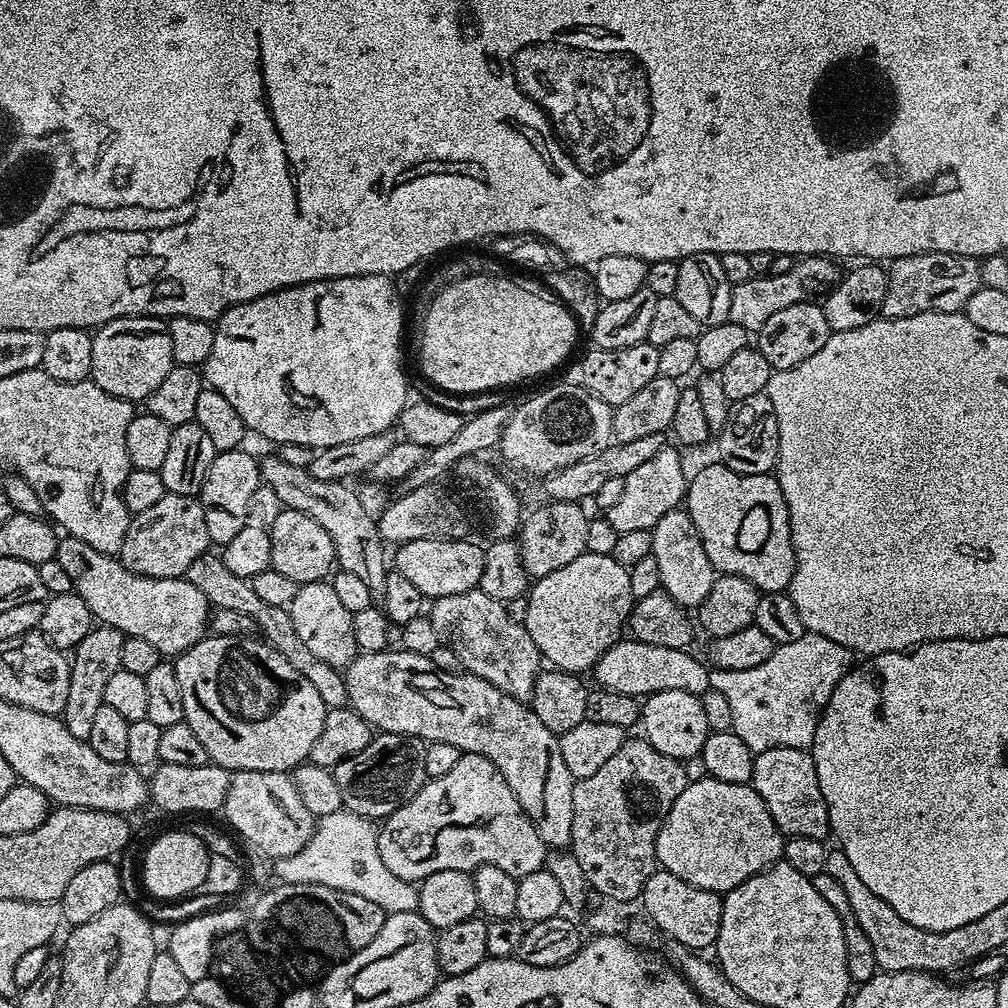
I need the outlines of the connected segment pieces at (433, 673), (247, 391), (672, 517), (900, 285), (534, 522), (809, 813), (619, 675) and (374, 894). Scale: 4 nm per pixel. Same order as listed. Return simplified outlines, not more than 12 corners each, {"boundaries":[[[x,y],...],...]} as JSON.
{"boundaries":[[[360,652],[350,706],[380,732],[490,758],[545,846],[573,778],[525,701],[430,656]],[[393,277],[227,308],[202,365],[245,429],[309,450],[409,403]],[[690,514],[652,527],[660,587],[699,609],[717,578]],[[945,252],[887,265],[883,315],[959,312],[981,261]],[[554,500],[523,517],[522,566],[554,574],[588,551],[590,516]],[[811,751],[755,753],[750,781],[785,837],[823,841]],[[621,638],[598,658],[595,683],[647,698],[701,697],[710,668],[683,648]],[[319,817],[302,850],[275,861],[285,884],[417,911],[417,885],[386,870],[377,825]]]}

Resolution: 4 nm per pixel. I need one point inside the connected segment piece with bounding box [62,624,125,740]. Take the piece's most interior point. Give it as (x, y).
(95, 659)

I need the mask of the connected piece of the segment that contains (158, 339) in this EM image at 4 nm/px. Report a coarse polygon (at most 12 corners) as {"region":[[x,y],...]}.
{"region":[[123,316],[92,336],[92,383],[147,401],[174,367],[168,325]]}

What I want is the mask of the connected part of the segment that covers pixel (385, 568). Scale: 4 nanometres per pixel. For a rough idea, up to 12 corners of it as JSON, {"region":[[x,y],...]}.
{"region":[[278,454],[260,479],[284,508],[310,514],[339,571],[373,601],[390,560],[374,516],[347,483],[315,480]]}

